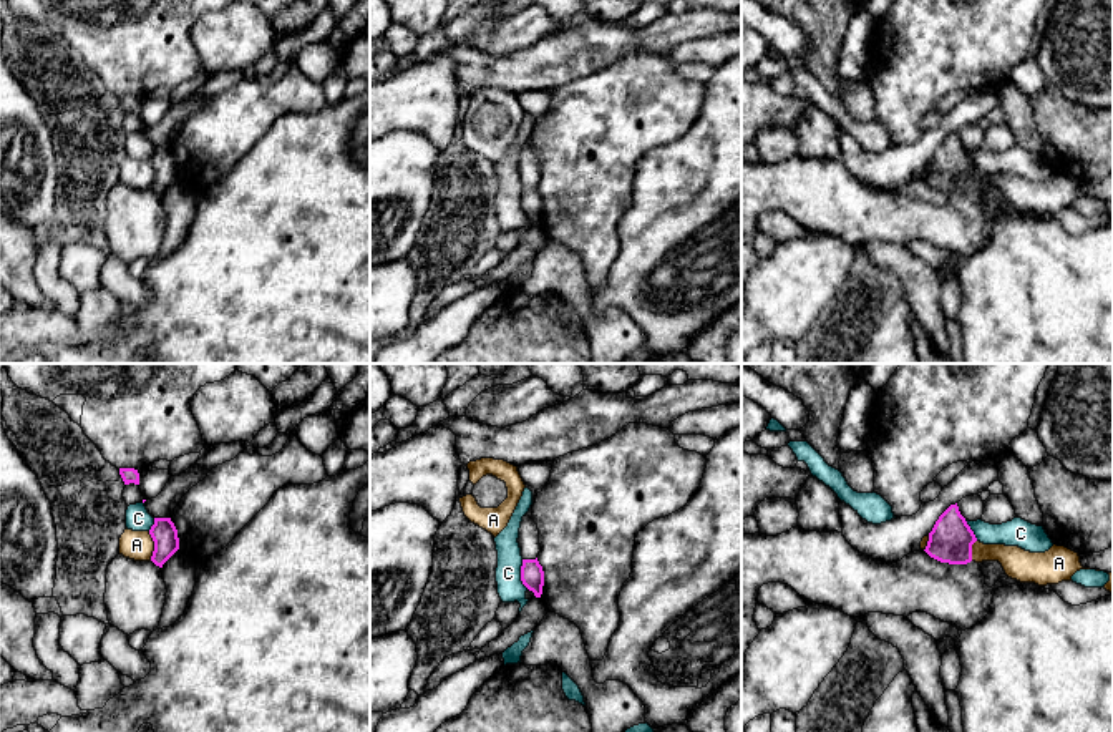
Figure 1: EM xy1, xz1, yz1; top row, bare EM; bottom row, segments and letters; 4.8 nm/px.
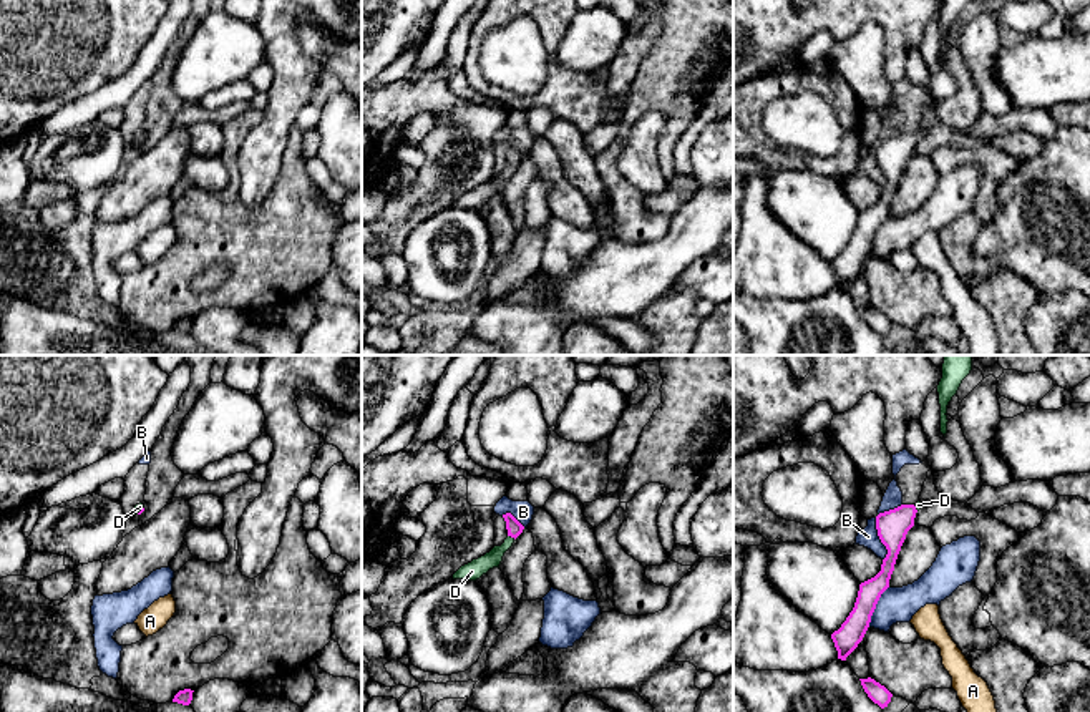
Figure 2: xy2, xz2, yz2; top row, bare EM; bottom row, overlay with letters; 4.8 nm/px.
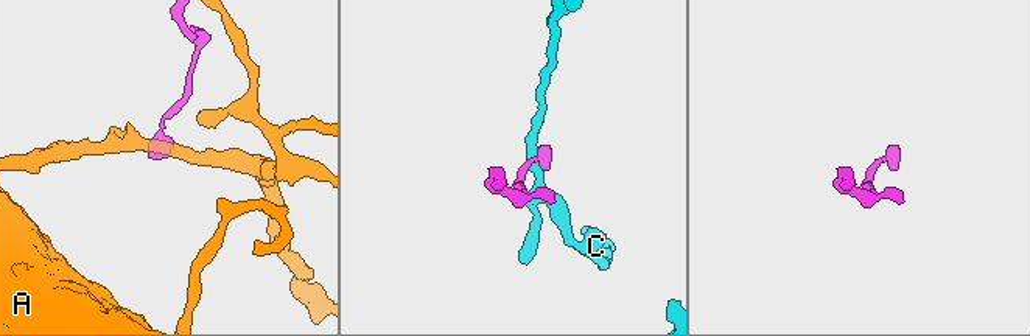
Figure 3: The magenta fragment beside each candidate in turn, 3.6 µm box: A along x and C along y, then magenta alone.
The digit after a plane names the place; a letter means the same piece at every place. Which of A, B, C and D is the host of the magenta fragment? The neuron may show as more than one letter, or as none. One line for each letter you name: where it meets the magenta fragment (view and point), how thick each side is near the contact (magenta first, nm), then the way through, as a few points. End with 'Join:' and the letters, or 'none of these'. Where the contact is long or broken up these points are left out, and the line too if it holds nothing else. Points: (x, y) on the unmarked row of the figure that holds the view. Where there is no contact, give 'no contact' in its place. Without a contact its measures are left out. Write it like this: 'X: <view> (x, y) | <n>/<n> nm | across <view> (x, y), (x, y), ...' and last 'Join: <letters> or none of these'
D: xz2 (511, 165) | 80/90 nm | across xz2 (515, 156), (511, 165), (488, 190), (476, 196)
Join: D

